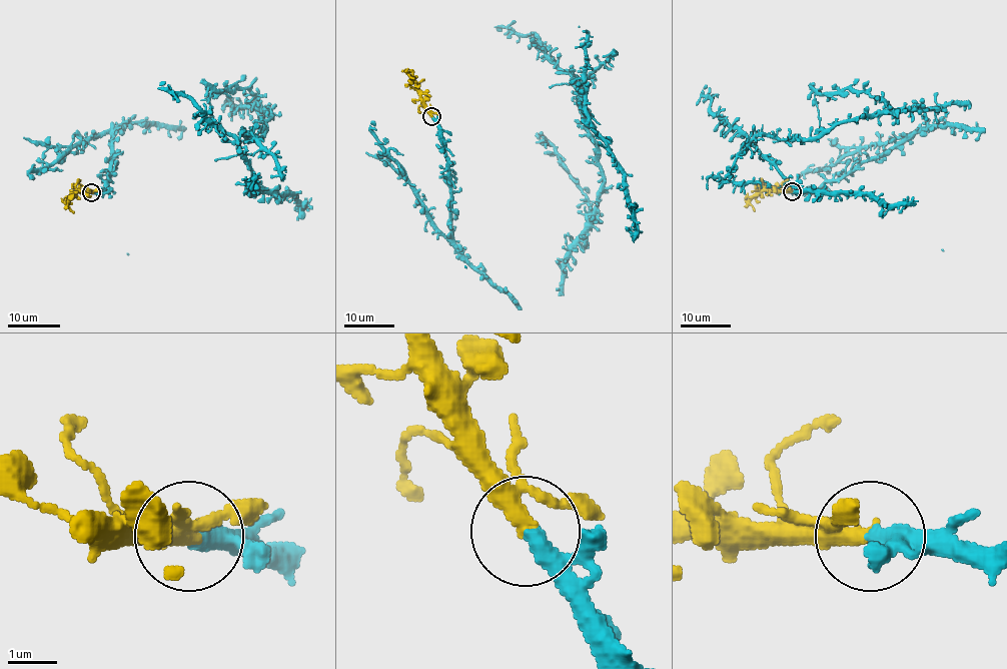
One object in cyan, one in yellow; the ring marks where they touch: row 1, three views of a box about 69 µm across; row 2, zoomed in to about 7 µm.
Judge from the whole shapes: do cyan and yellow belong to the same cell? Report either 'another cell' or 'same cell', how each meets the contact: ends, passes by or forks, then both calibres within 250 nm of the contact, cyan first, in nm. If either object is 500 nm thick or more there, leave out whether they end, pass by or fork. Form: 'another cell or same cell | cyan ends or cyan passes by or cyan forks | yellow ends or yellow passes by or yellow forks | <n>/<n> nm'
same cell | cyan ends | yellow passes by | 400/280 nm

